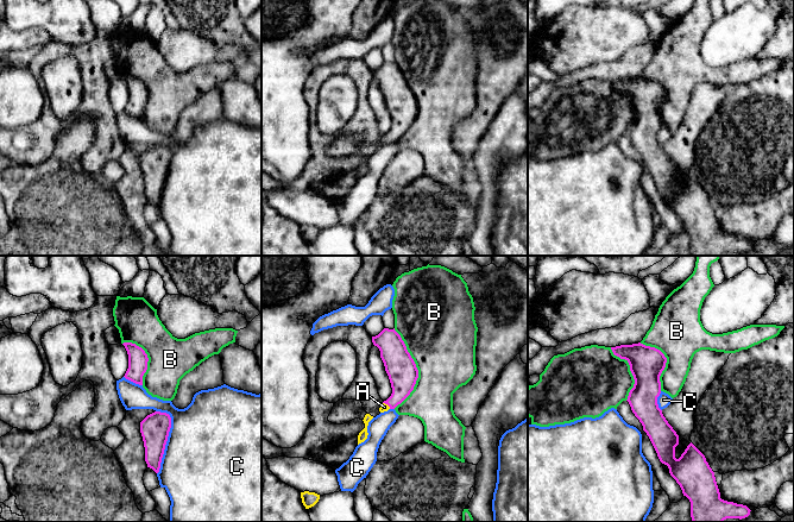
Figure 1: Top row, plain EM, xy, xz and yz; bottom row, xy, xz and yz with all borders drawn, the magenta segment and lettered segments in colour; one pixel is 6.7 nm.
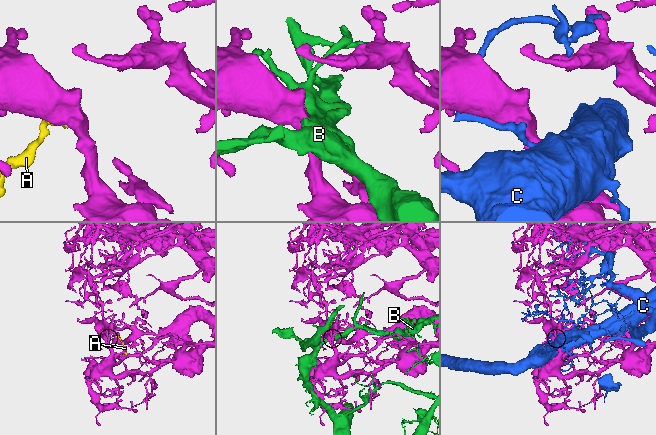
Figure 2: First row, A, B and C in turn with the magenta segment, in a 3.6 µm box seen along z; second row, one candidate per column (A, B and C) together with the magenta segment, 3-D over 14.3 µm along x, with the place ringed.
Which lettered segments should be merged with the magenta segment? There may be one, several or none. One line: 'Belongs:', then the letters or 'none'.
Belongs: A

